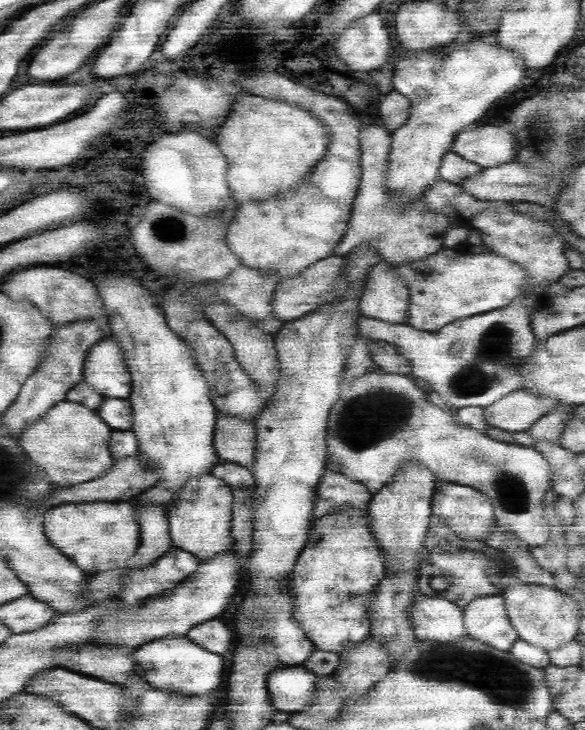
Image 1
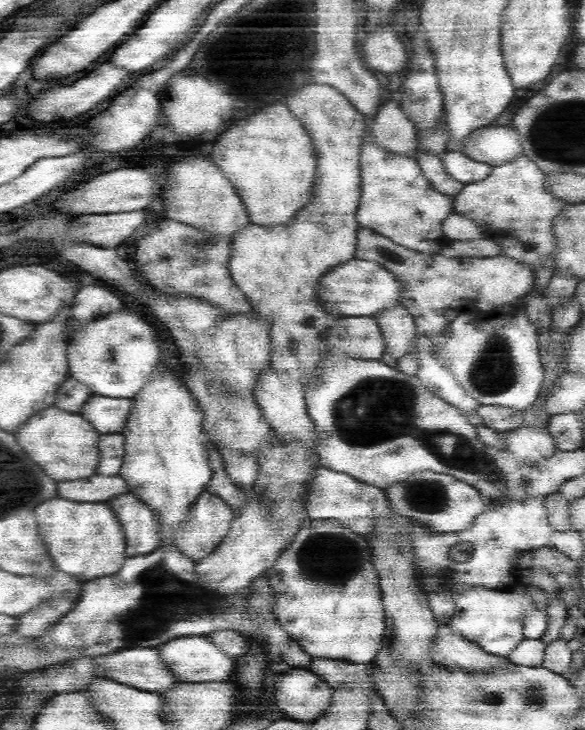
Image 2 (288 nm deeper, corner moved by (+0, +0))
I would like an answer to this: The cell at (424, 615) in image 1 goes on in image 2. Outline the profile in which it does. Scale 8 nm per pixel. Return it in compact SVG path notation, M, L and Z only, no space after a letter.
M450 624L438 626L438 636L430 648L432 658L442 668L458 668L462 672L488 672L510 664L504 656L494 656L486 652L476 642L460 636Z

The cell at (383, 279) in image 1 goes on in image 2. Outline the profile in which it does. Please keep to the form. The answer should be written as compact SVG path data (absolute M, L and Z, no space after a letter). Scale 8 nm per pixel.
M394 306L390 310L380 310L374 314L382 336L386 342L386 352L394 358L404 358L414 352L414 342L418 336L416 322L406 306Z

